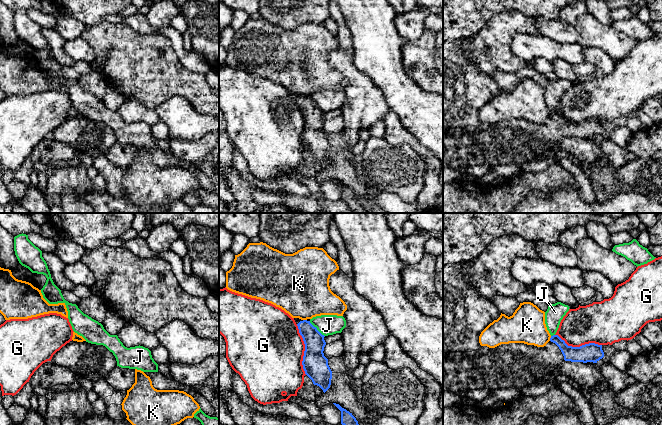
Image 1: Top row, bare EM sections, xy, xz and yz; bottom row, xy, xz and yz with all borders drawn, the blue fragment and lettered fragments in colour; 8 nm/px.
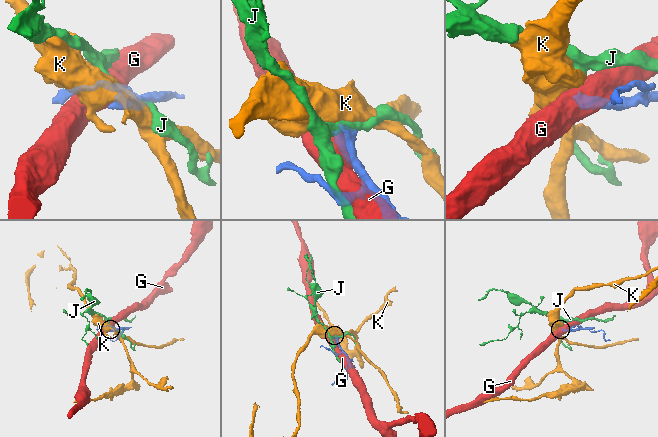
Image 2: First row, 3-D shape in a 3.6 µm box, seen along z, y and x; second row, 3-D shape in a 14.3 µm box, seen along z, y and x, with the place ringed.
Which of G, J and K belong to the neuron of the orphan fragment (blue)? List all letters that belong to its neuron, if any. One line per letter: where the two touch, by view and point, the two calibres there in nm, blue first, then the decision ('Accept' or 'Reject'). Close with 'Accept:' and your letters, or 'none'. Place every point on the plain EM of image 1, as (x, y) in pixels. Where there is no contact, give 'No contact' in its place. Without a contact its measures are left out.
G: Touches blue at xz (305, 125). Thickness 200 nm (blue) against 480 nm. Reject
J: Touches blue at xz (316, 105). Thickness 180 nm (blue) against 160 nm. Reject
K: Touches blue at yz (550, 114). Thickness 130 nm (blue) against 280 nm. Reject
Accept: none

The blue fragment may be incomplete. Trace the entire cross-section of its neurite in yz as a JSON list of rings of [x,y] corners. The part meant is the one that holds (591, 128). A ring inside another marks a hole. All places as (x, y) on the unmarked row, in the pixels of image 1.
[[[553,111],[544,123],[524,119],[501,120],[495,124],[481,122],[472,128],[443,129],[443,167],[454,169],[498,164],[521,165],[527,161],[549,157],[553,147],[563,138],[597,139],[604,133],[602,121],[589,119],[580,123],[568,122],[558,111]]]

